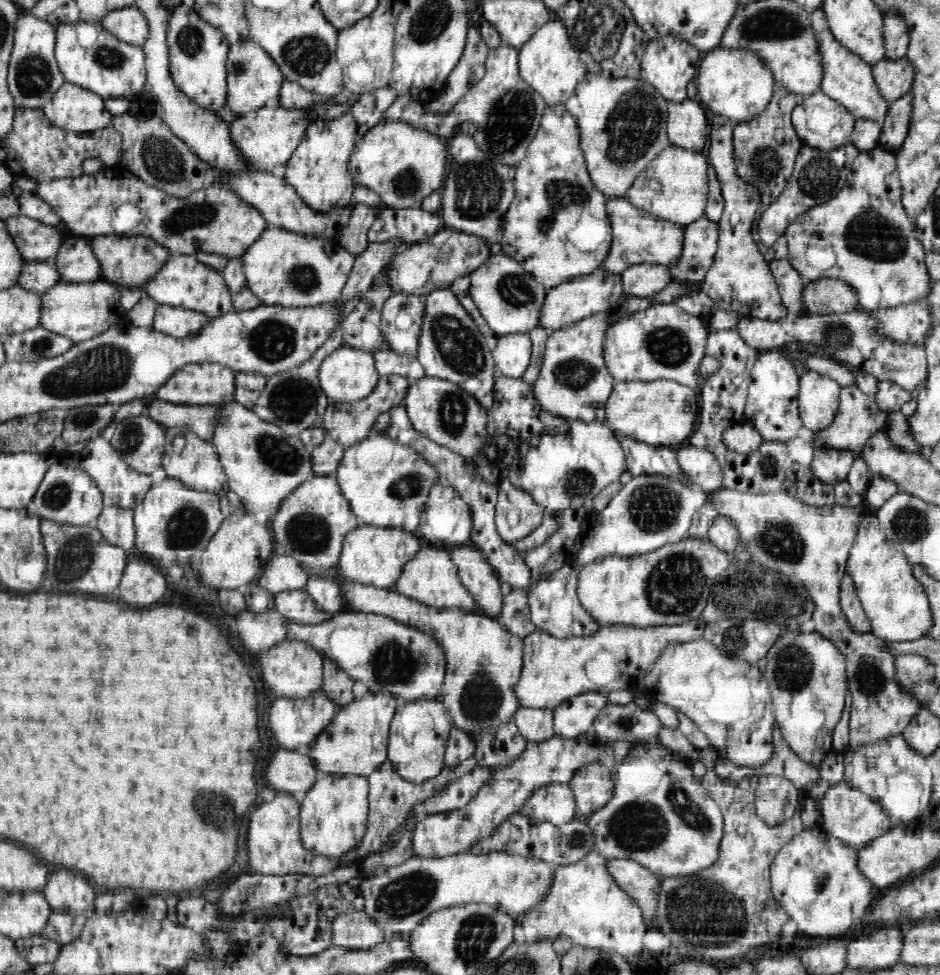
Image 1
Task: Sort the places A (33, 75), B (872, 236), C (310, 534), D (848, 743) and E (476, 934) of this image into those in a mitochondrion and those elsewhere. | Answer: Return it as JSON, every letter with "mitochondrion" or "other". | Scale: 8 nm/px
{"A":"mitochondrion","B":"mitochondrion","C":"mitochondrion","D":"other","E":"mitochondrion"}

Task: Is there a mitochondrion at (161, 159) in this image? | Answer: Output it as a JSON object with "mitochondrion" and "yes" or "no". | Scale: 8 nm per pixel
{"mitochondrion":"yes"}

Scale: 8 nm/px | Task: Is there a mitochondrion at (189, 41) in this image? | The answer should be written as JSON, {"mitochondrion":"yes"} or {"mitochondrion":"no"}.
{"mitochondrion":"yes"}

